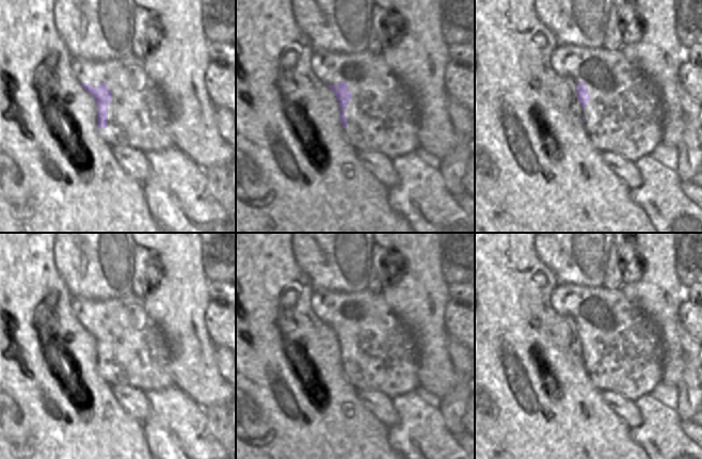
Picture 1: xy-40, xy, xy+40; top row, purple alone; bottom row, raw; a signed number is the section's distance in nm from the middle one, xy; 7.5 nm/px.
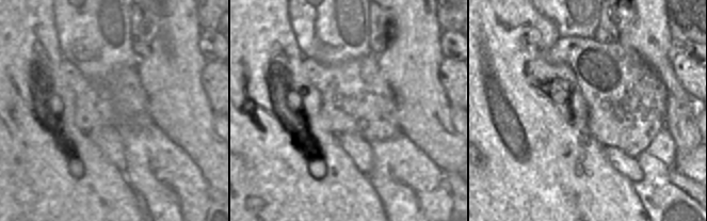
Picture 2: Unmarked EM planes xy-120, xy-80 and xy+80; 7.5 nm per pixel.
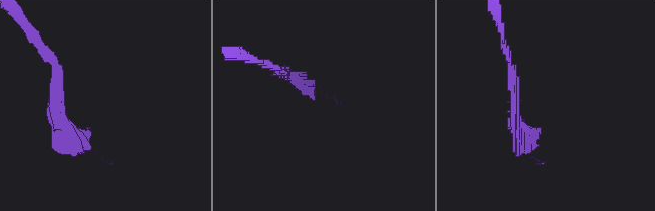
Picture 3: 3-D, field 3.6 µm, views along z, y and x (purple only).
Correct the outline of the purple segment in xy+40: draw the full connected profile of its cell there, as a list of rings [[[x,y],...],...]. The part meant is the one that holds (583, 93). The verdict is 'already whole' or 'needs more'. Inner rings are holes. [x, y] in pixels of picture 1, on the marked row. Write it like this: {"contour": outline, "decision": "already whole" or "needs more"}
{"contour": [[[578,81],[577,82],[577,97],[581,104],[581,109],[585,109],[589,99],[590,99],[590,93],[586,86],[586,82],[585,81]]], "decision": "already whole"}

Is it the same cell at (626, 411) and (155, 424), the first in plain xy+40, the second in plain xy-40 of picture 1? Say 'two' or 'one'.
two

